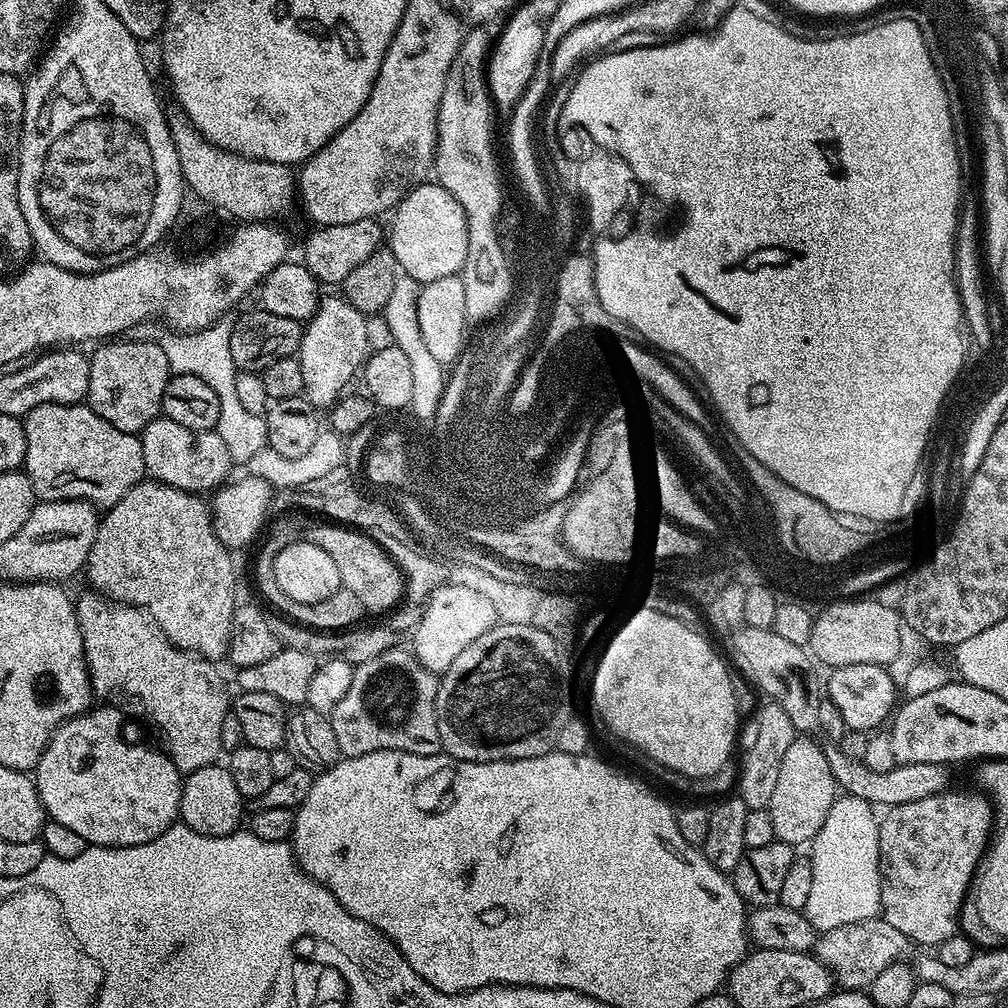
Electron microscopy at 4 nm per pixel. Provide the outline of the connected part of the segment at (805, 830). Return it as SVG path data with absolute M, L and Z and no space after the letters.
M800 734L790 742L782 758L782 770L778 770L778 786L774 786L774 794L767 807L770 818L774 818L776 839L793 846L807 845L816 837L818 830L822 830L822 822L826 822L826 814L830 814L832 804L838 798L838 785L834 774L830 774L830 762L826 762L823 747L812 739L811 735Z

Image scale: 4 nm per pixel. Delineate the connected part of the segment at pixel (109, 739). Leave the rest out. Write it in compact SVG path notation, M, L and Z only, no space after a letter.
M93 707L81 716L76 716L72 720L66 721L56 733L52 735L52 741L46 746L42 758L36 763L34 769L34 779L36 789L40 795L40 801L44 807L48 820L62 822L62 826L67 826L70 830L75 830L82 834L82 838L89 846L99 846L102 848L129 848L130 846L142 846L146 842L154 842L154 838L161 836L172 824L177 823L180 814L180 785L182 774L174 766L174 762L163 751L155 752L152 748L143 748L140 744L127 744L124 736L120 733L120 727L124 724L124 716L116 708Z

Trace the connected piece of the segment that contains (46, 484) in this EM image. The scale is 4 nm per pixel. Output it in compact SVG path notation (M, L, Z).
M87 403L34 406L23 421L26 454L22 468L34 486L37 501L86 500L107 510L145 479L139 435L110 426Z

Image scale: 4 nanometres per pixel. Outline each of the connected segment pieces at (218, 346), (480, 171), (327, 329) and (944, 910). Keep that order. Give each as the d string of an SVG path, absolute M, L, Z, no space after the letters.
M221 318L215 320L208 328L197 332L178 332L169 330L156 322L139 324L134 329L137 340L155 340L162 346L162 354L166 354L169 369L178 376L193 376L202 378L214 394L218 394L218 422L215 432L220 435L222 442L226 442L226 450L230 450L230 458L237 465L244 466L250 458L265 451L268 443L268 421L263 415L255 416L247 413L238 402L235 394L235 378L238 373L234 366L234 358L230 358L230 334L232 320Z
M496 22L480 24L471 28L454 54L454 62L444 79L442 102L436 119L436 158L434 180L450 194L454 194L458 206L466 214L466 262L460 269L462 286L466 293L466 314L484 316L496 311L508 293L508 279L489 272L499 255L496 239L489 231L490 217L497 209L496 178L491 173L491 161L486 146L493 142L492 114L494 103L488 89L489 55L494 41L501 33Z
M326 295L319 301L316 312L311 319L303 325L304 337L300 339L300 350L298 359L302 368L303 399L307 400L313 408L317 410L331 409L334 404L342 397L342 386L353 376L355 371L362 368L365 360L370 355L370 349L366 340L366 316L365 313L358 311L350 302L345 300L343 295Z
M949 790L939 792L937 796L930 798L918 798L918 802L906 802L905 804L894 804L887 809L888 812L879 821L880 833L878 834L878 850L880 851L880 911L882 919L890 922L894 930L901 934L906 934L906 938L912 941L913 945L931 944L931 946L940 945L946 938L958 932L960 927L960 909L965 902L965 896L970 891L970 885L973 883L973 876L984 856L985 848L989 844L989 837L993 833L993 806L988 796L980 790L975 792L956 792Z

